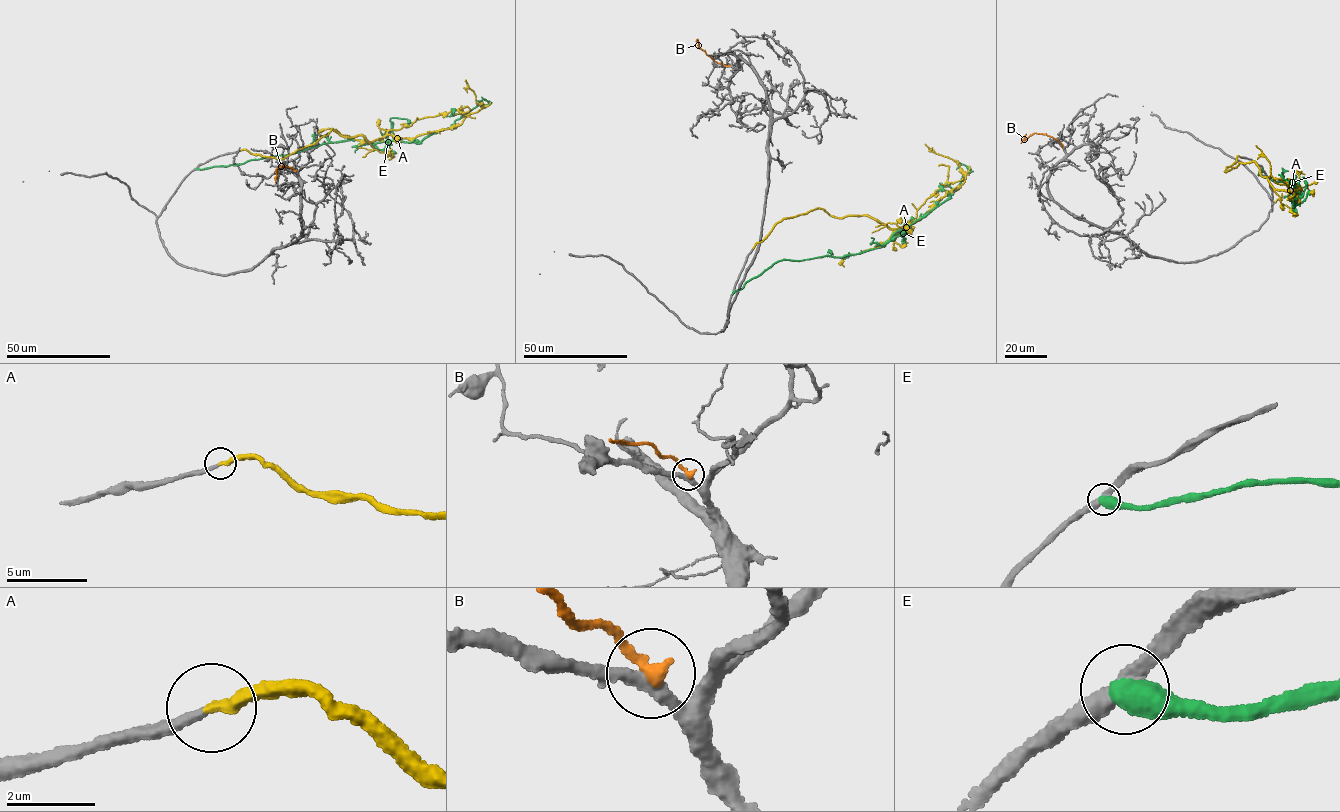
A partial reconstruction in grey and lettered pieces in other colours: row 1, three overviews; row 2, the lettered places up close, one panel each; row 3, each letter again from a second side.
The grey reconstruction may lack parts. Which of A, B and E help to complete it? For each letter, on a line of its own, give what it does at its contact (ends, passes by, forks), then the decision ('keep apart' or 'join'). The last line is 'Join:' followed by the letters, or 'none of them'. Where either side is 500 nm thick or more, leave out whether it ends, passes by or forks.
A: it ends | join
B: it ends | keep apart
E: keep apart
Join: A

